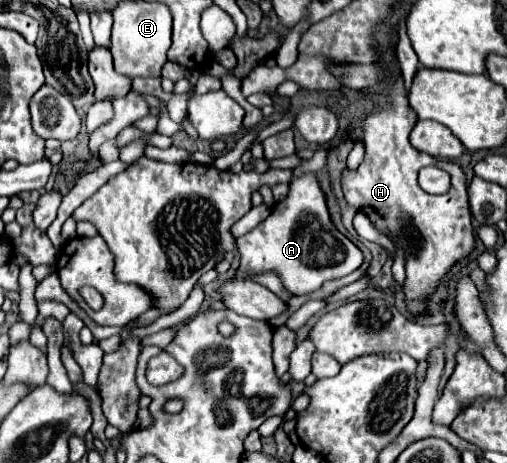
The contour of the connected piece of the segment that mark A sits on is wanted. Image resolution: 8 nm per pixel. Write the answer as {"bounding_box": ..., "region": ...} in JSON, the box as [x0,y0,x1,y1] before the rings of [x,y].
{"bounding_box":[233,172,363,296],"region":[[[313,172],[293,178],[287,198],[277,202],[259,226],[237,238],[235,246],[241,260],[233,280],[247,280],[251,274],[275,272],[283,286],[295,296],[309,294],[321,288],[325,280],[347,276],[363,264],[361,250],[331,222],[325,192]]]}

